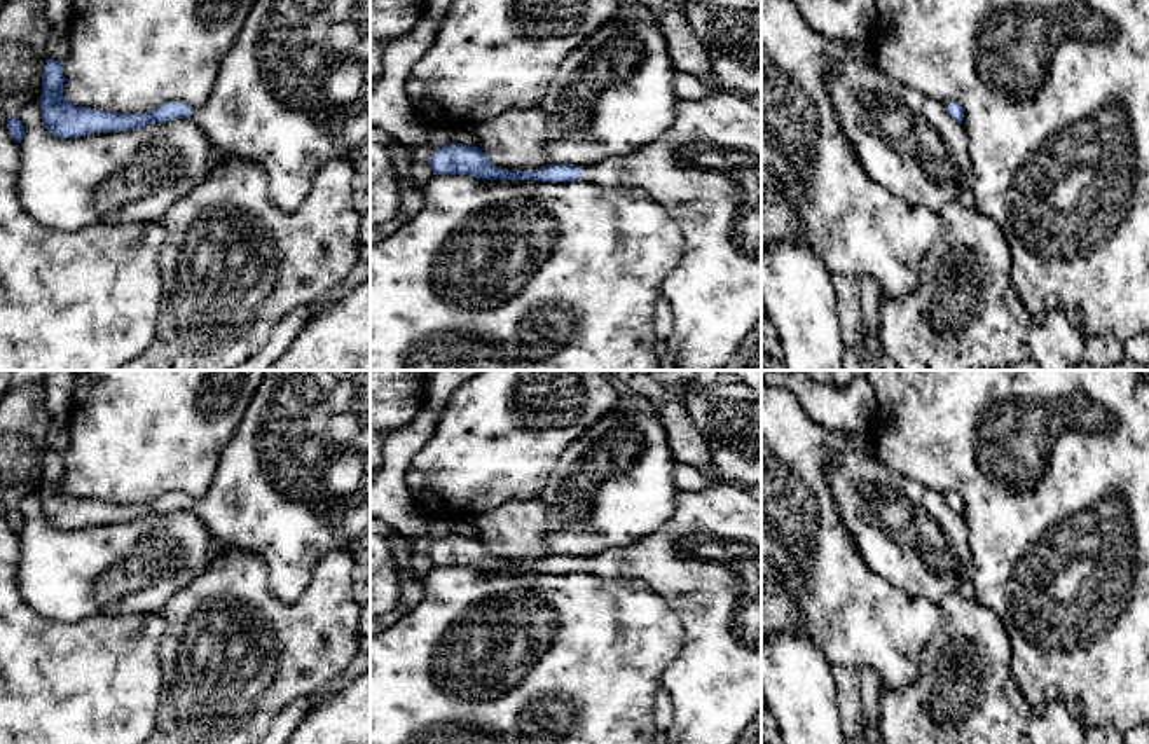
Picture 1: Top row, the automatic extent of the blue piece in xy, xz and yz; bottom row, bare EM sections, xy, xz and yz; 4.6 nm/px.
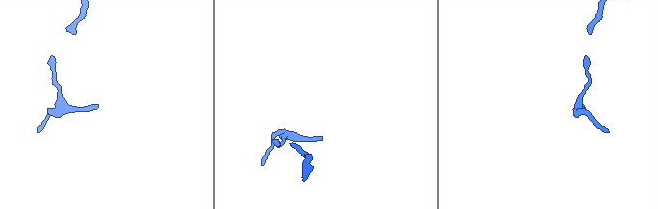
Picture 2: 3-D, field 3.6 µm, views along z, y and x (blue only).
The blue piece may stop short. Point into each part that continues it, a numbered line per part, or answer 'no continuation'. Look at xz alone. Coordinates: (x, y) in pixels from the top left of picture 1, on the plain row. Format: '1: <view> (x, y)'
1: xz (706, 561)

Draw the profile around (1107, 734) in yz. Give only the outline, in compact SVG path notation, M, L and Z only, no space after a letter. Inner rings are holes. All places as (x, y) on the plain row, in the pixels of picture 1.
M1105 723L1086 732L1084 744L1125 744L1125 734L1121 734L1114 725Z

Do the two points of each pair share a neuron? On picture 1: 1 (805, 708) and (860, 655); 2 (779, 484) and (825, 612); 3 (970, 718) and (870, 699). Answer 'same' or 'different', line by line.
1: different
2: same
3: different

